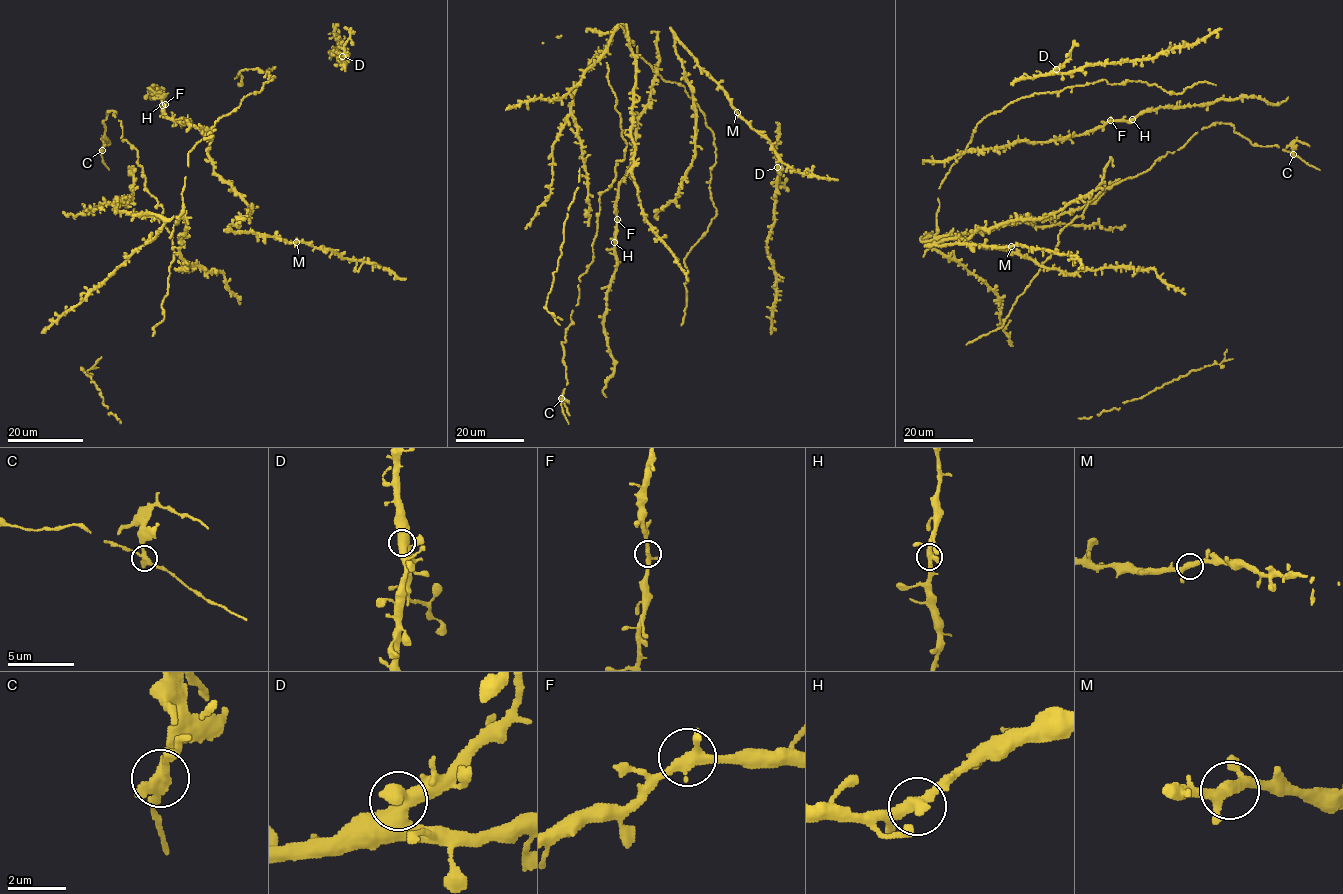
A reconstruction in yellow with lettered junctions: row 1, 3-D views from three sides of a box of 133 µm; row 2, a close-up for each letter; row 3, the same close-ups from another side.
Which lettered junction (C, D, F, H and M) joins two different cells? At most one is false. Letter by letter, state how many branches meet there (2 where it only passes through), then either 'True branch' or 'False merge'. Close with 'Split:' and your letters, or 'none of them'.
C: Branches: 3. False merge
D: Branches: 3. True branch
F: Branches: 3. True branch
H: Branches: 3. True branch
M: Branches: 3. True branch
Split: C

